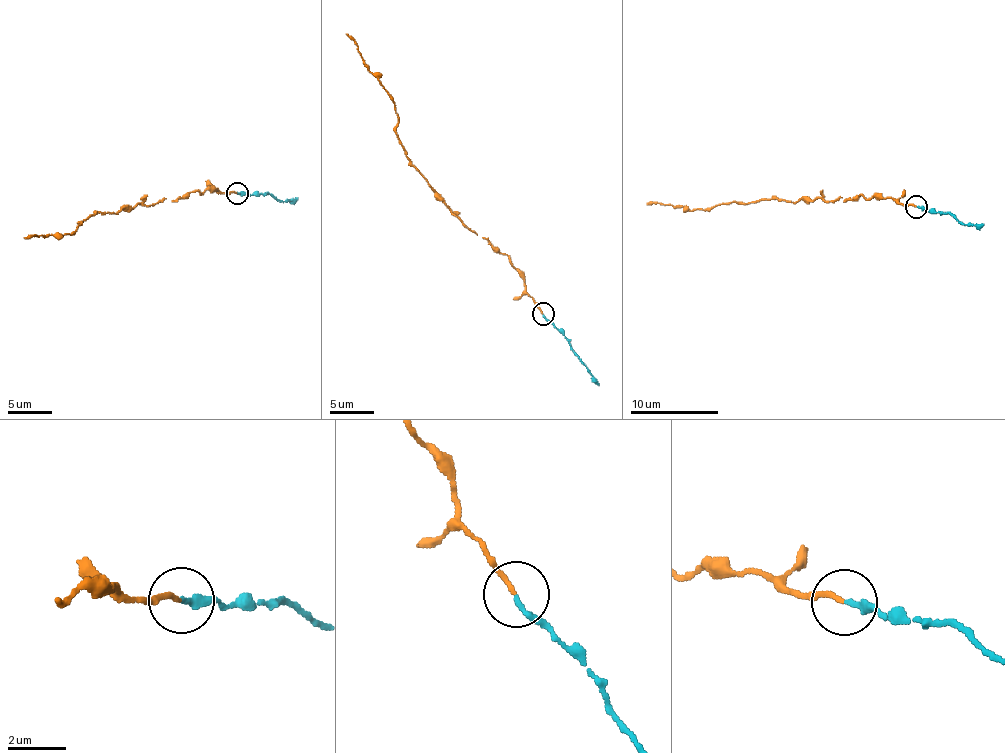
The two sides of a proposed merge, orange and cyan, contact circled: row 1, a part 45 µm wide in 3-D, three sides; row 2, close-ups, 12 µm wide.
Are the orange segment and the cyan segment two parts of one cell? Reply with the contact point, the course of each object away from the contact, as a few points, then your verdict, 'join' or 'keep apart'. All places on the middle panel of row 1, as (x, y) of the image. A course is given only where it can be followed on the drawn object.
(543, 313) | orange via (543, 314), (506, 256), (466, 226), (411, 162), (395, 130), (392, 97), (346, 33) | cyan via (543, 314), (598, 386) | join

